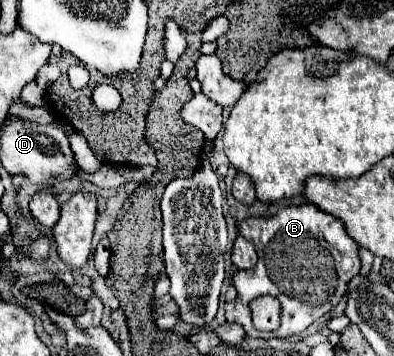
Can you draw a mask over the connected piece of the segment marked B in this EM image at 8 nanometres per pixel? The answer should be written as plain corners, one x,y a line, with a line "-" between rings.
311,202
287,206
271,218
245,218
241,224
237,224
237,232
245,240
253,242
259,262
255,268
241,270
233,276
237,300
225,304
225,318
227,322
241,324
245,332
255,338
271,338
275,332
257,332
253,328
249,312
249,302
253,298
263,294
279,298
282,312
281,326
277,332
278,338
284,338
303,332
315,320
331,312
347,294
347,286
353,276
357,276
361,270
359,244
347,234
345,224

